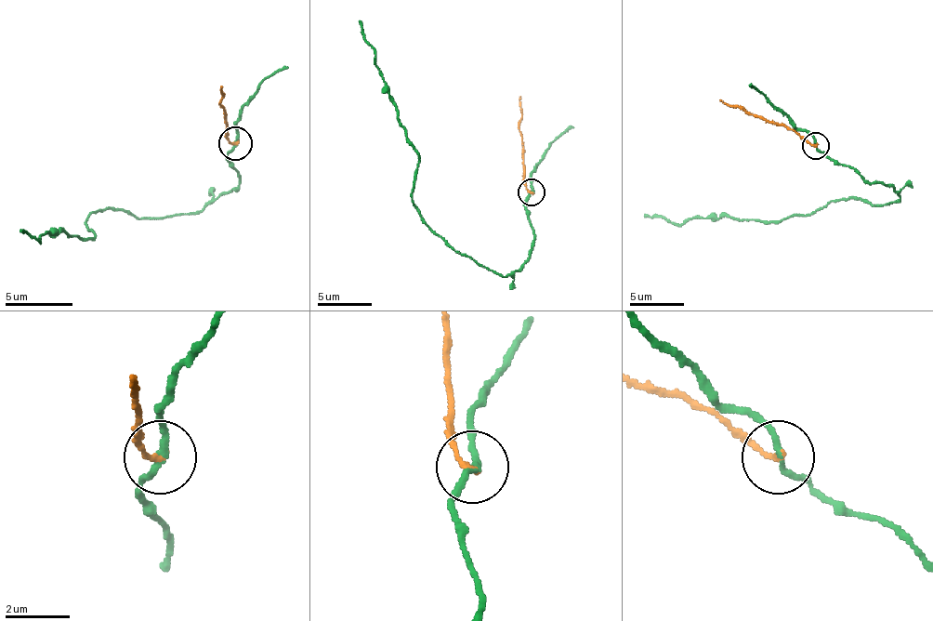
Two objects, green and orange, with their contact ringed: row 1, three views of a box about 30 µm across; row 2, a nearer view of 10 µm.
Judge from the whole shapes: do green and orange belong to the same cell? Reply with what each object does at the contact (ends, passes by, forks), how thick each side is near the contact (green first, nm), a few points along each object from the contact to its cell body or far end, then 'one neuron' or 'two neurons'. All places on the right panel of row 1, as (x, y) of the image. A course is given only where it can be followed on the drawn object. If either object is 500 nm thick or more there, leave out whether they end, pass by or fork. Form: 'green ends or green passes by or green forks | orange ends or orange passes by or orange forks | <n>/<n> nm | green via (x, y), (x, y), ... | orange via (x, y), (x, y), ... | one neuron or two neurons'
green passes by | orange ends | 160/160 nm | green via (816, 146), (894, 189), (900, 200), (875, 205), (846, 197), (773, 221), (698, 216), (674, 224), (644, 213) | orange via (816, 146), (781, 125), (719, 100) | two neurons

